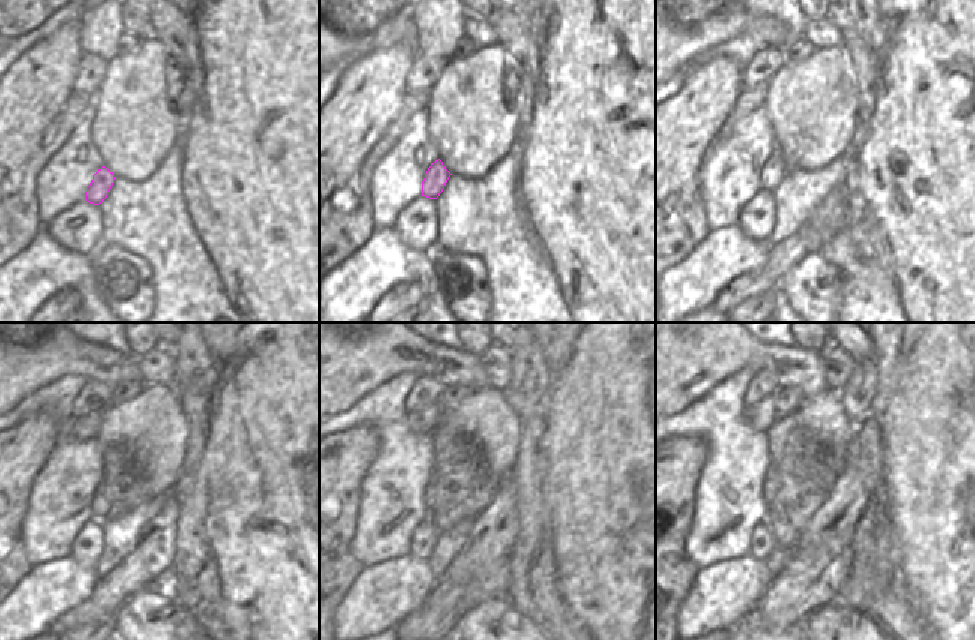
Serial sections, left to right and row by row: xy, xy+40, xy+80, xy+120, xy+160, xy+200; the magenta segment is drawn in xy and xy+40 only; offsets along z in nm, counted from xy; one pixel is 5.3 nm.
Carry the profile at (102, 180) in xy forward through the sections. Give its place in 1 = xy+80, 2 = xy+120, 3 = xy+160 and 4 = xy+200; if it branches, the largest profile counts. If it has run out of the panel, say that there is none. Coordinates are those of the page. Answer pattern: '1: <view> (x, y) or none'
1: xy+80 (773, 173)
2: xy+120 (99, 502)
3: xy+160 (431, 489)
4: xy+200 (771, 480)

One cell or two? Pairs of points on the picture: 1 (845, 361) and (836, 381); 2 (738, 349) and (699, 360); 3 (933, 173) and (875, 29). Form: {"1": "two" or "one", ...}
{"1": "one", "2": "one", "3": "two"}

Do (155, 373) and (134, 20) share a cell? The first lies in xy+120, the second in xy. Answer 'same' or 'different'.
same

